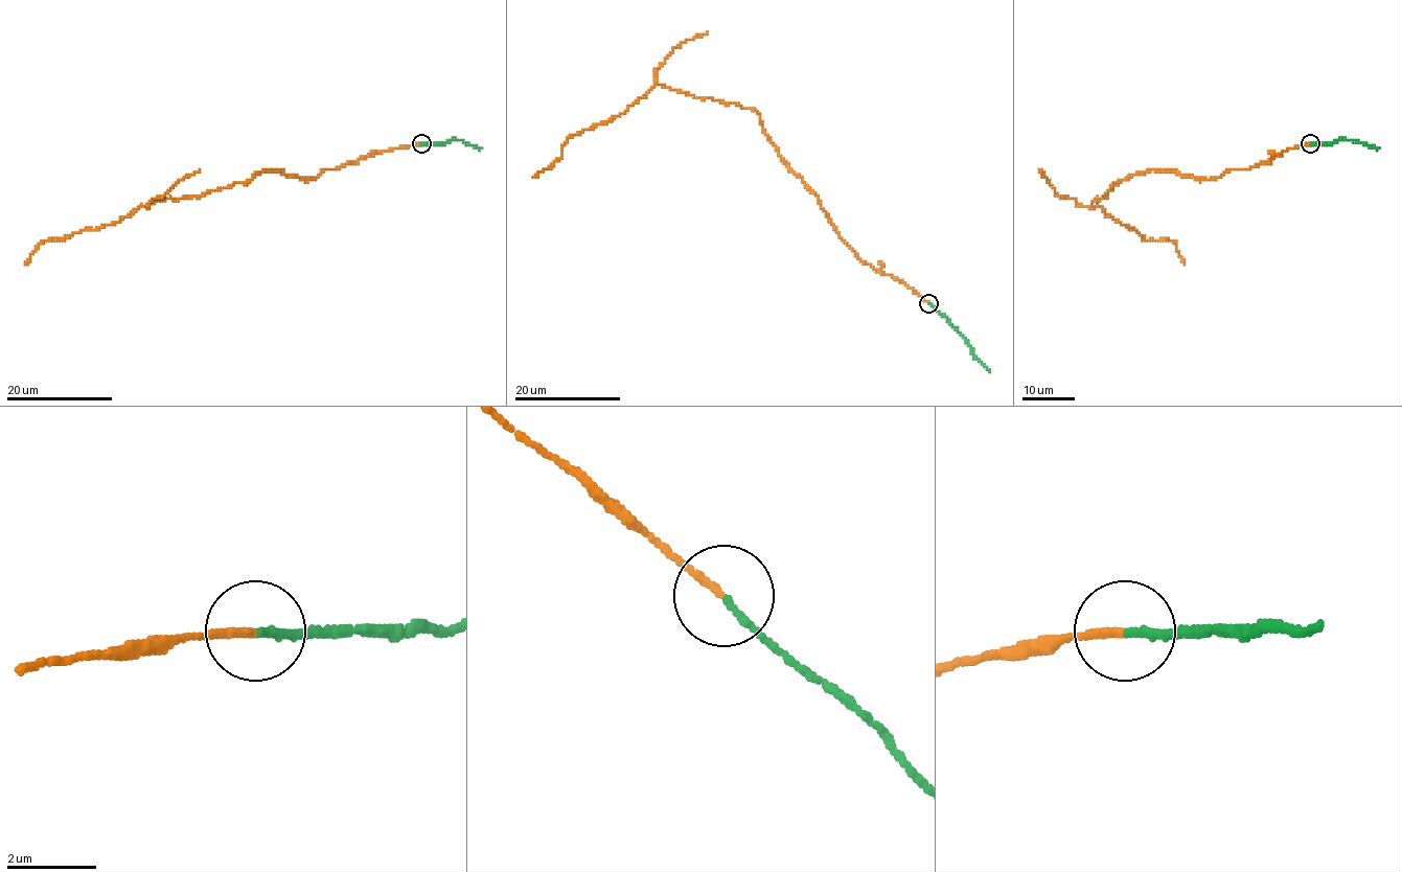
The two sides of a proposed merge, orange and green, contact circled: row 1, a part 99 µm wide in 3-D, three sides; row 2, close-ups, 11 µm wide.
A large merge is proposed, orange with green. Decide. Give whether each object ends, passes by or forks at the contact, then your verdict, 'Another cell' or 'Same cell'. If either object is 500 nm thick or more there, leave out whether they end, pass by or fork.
At the ring orange ends. At the ring green ends. Another cell

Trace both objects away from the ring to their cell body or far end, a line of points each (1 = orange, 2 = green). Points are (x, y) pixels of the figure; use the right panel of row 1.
1: (1310, 143), (1218, 178), (1149, 169), (1115, 183), (1095, 200), (1093, 205), (1143, 237), (1171, 239), (1185, 265)
2: (1310, 143), (1351, 139), (1379, 148)

